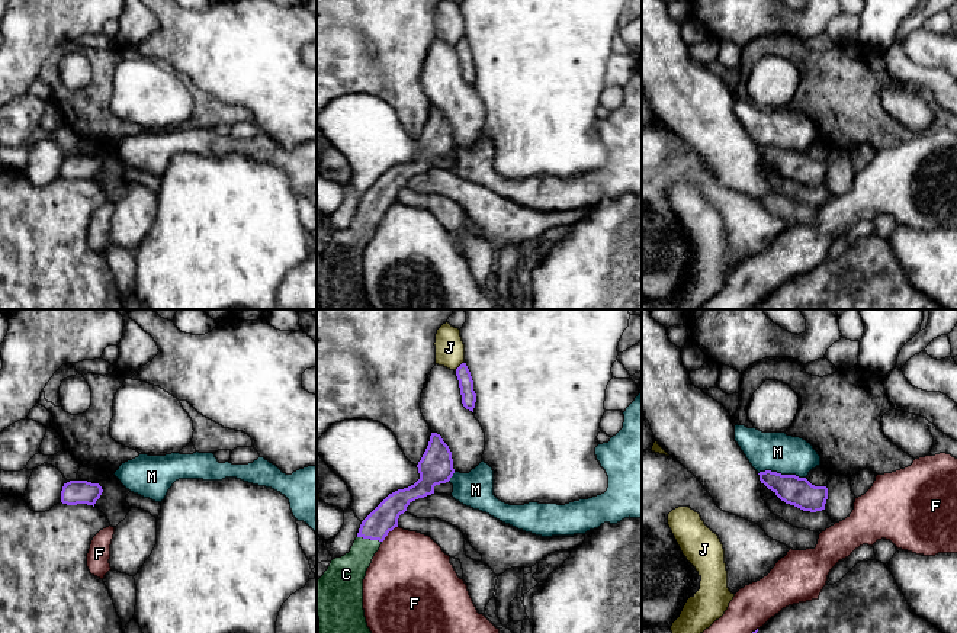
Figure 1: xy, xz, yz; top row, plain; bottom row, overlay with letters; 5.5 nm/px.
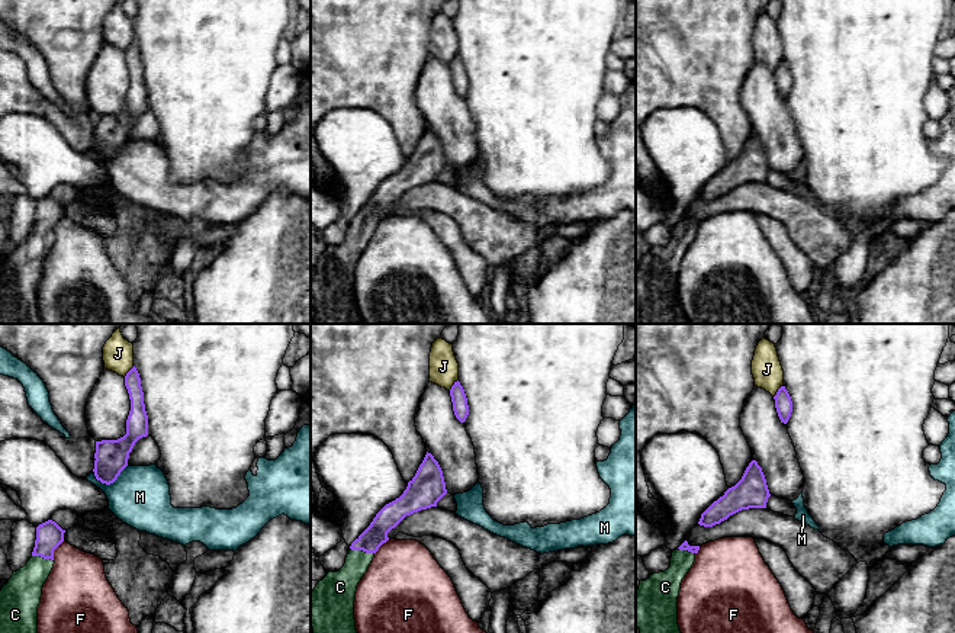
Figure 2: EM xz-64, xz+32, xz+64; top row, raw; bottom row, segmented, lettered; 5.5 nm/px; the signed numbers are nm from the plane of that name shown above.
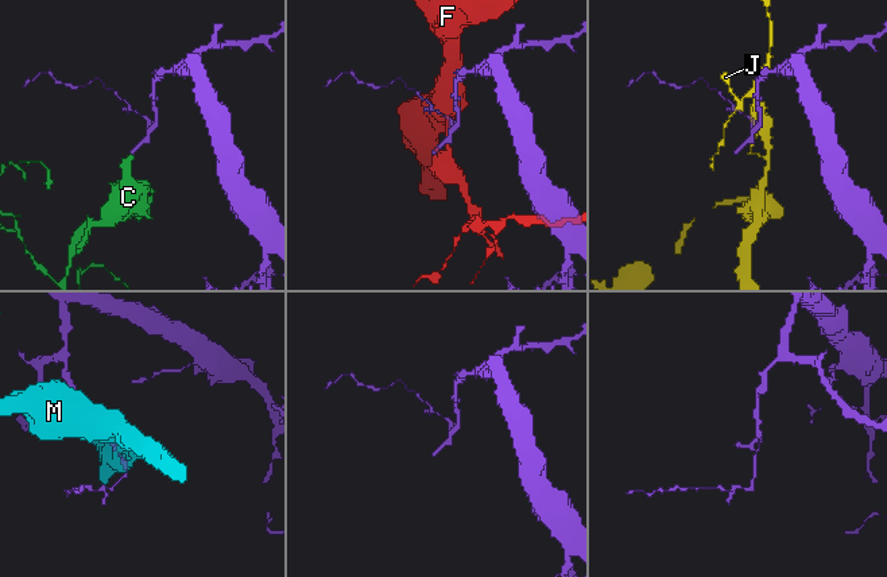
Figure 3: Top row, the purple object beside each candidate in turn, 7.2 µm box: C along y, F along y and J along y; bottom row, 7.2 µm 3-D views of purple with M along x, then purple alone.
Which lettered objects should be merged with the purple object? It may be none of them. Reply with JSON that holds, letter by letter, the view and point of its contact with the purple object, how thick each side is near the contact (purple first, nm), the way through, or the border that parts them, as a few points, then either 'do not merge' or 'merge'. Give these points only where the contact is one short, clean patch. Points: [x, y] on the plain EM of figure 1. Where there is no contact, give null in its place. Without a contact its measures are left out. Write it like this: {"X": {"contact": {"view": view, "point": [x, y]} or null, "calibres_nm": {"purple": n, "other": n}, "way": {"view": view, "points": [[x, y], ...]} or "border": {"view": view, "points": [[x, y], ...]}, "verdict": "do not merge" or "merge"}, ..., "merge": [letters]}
{"C": {"contact": {"view": "xz", "point": [369, 212]}, "calibres_nm": {"purple": 160, "other": 200}, "way": {"view": "xz", "points": [[384, 193], [369, 212], [359, 234], [344, 250]]}, "verdict": "merge"}, "F": {"contact": {"view": "xz", "point": [388, 206]}, "calibres_nm": {"purple": 160, "other": 420}, "verdict": "do not merge"}, "J": {"contact": {"view": "xz", "point": [459, 41]}, "calibres_nm": {"purple": 80, "other": 160}, "verdict": "do not merge"}, "M": {"contact": {"view": "yz", "point": [780, 148]}, "calibres_nm": {"purple": 160, "other": 220}, "border": {"view": "yz", "points": [[758, 147], [776, 145], [805, 153]]}, "verdict": "do not merge"}, "merge": ["C"]}

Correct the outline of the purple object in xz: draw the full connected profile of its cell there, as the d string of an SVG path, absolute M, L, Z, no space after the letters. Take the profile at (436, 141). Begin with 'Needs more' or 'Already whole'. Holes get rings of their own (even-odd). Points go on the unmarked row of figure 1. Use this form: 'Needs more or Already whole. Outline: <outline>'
Needs more. Outline: M431 107L428 121L417 139L420 154L389 168L360 199L357 212L341 232L331 235L317 256L317 289L319 309L372 309L363 285L363 254L382 216L398 202L407 181L446 158L455 148L449 121Z

